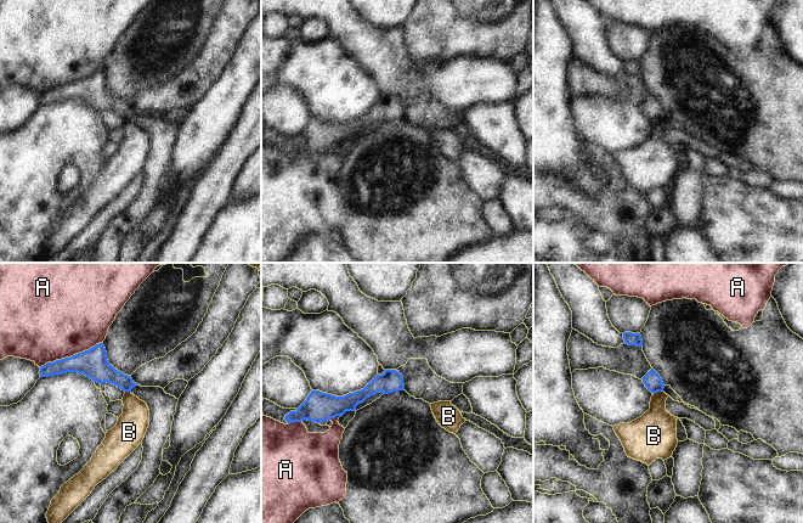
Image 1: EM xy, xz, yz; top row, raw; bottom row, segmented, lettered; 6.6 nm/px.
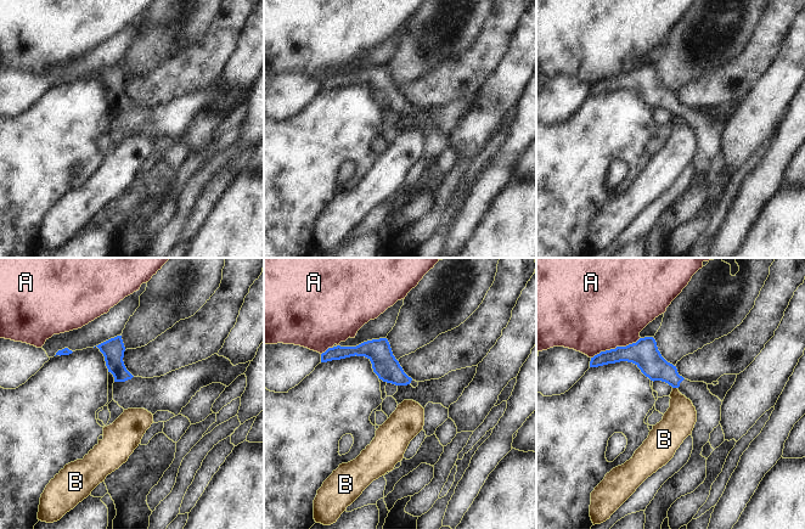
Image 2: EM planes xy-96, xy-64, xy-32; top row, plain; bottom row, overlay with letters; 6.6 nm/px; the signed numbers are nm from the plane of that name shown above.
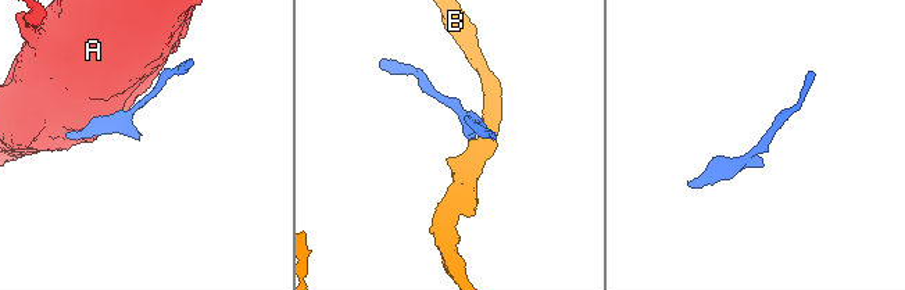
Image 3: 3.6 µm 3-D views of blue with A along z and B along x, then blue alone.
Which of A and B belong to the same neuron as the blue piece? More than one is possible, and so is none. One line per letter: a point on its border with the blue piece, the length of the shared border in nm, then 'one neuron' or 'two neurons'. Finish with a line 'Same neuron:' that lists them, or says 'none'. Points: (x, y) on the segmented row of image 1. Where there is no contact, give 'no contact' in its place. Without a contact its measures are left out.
A: contact xy (71, 356); length 440 nm; two neurons
B: contact yz (657, 391); length 70 nm; two neurons
Same neuron: none

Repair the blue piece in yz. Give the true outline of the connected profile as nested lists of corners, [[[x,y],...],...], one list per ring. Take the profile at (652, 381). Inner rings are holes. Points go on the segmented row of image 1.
[[[651,369],[641,379],[651,393],[663,392],[665,384],[662,378],[654,369]]]

